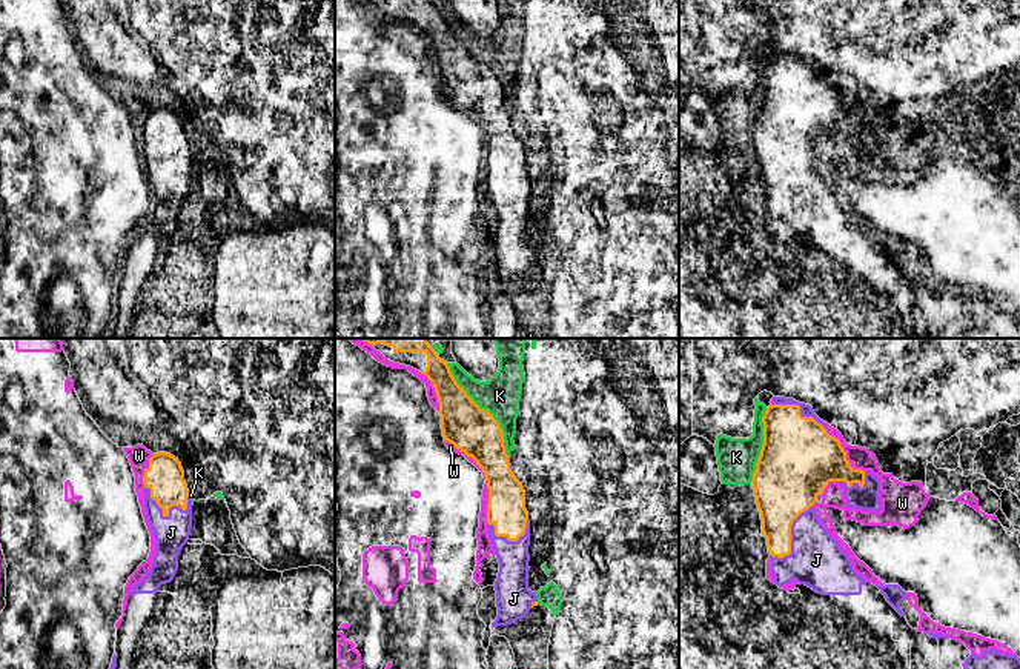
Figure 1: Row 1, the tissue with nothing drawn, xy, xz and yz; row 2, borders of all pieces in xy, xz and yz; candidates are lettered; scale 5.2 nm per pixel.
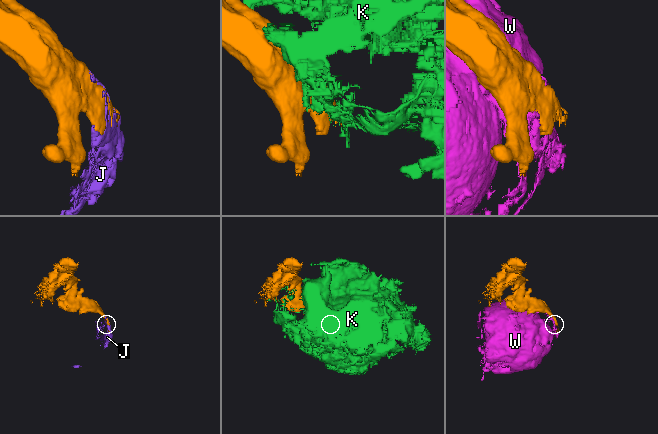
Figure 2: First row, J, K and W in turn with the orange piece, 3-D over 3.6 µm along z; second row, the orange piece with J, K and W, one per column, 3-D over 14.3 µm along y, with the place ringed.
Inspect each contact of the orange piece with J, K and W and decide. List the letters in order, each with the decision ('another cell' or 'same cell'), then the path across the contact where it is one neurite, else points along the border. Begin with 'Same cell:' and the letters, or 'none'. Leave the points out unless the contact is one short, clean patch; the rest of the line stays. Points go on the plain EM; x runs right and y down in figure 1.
Same cell: J
J: same cell
K: another cell
W: another cell

